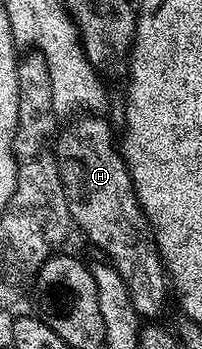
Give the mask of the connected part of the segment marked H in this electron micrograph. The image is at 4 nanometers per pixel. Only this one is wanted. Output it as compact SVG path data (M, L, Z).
M91 113L79 117L72 127L64 126L55 141L55 156L59 162L59 176L63 182L63 196L67 198L71 222L83 230L83 235L99 251L104 251L106 262L114 267L125 281L131 294L133 309L147 321L155 321L163 311L163 298L169 295L169 279L165 274L163 260L159 257L159 247L155 244L155 234L135 196L135 186L127 172L127 163L120 148L111 144L111 127L98 114Z

